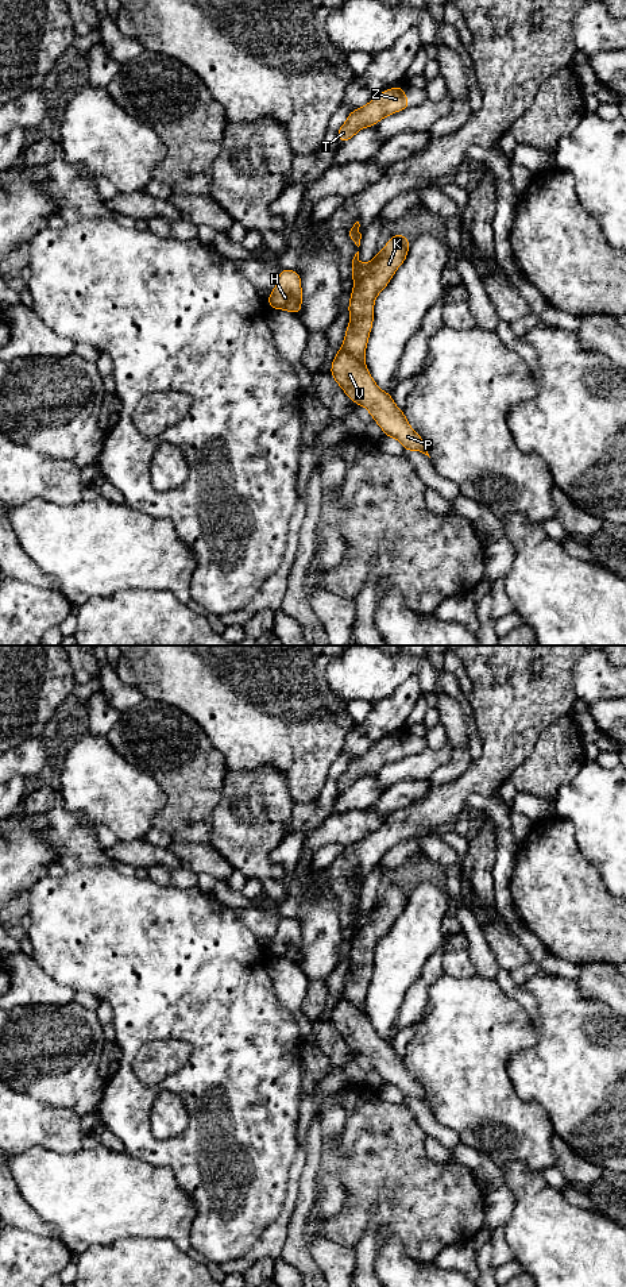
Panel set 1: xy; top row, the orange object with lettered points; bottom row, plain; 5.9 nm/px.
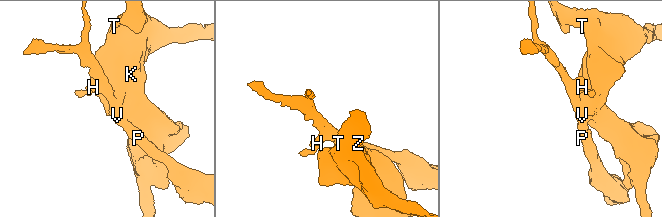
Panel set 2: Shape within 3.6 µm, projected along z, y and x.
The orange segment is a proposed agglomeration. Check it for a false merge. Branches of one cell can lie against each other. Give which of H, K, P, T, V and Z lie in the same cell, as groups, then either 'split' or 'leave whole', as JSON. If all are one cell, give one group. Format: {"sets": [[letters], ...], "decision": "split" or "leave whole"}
{"sets": [["H", "P", "V"], ["K", "T", "Z"]], "decision": "split"}

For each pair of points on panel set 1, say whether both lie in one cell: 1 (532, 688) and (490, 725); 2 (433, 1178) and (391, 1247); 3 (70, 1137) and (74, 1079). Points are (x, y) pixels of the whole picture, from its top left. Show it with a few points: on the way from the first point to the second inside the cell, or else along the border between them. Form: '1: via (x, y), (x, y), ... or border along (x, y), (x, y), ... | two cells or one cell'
1: via (521, 698), (501, 717) | one cell
2: border along (378, 1248), (387, 1235), (394, 1235), (418, 1260) | two cells
3: border along (41, 1102), (49, 1106), (66, 1106), (80, 1117) | two cells

